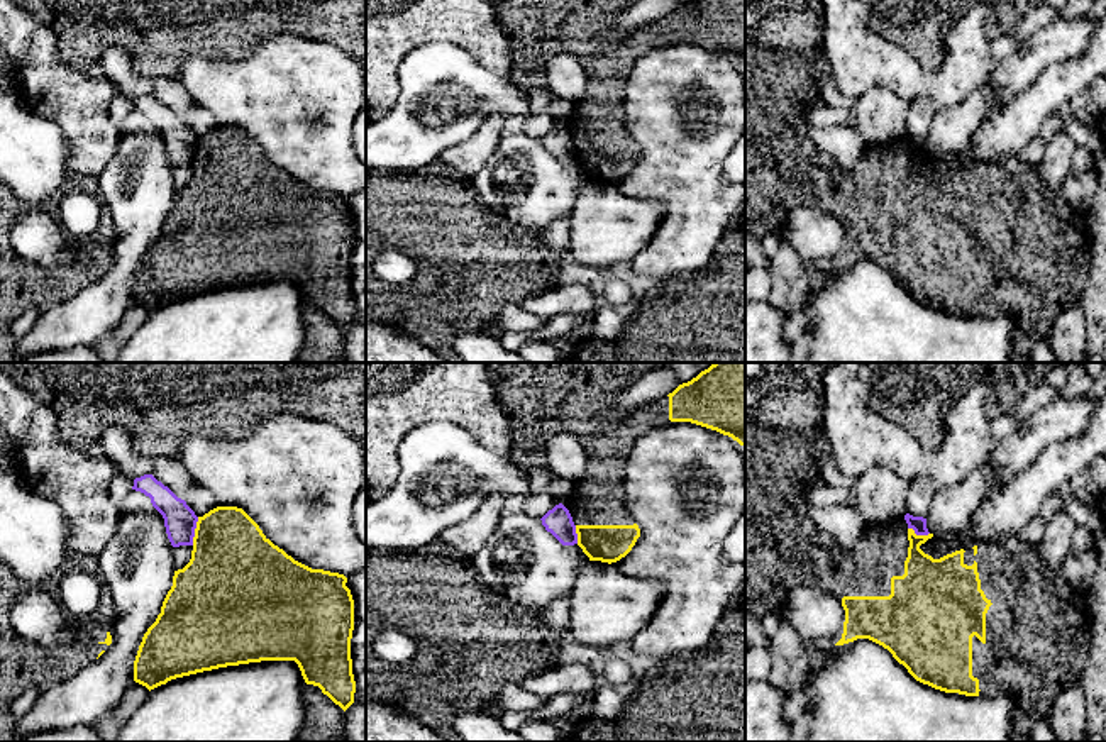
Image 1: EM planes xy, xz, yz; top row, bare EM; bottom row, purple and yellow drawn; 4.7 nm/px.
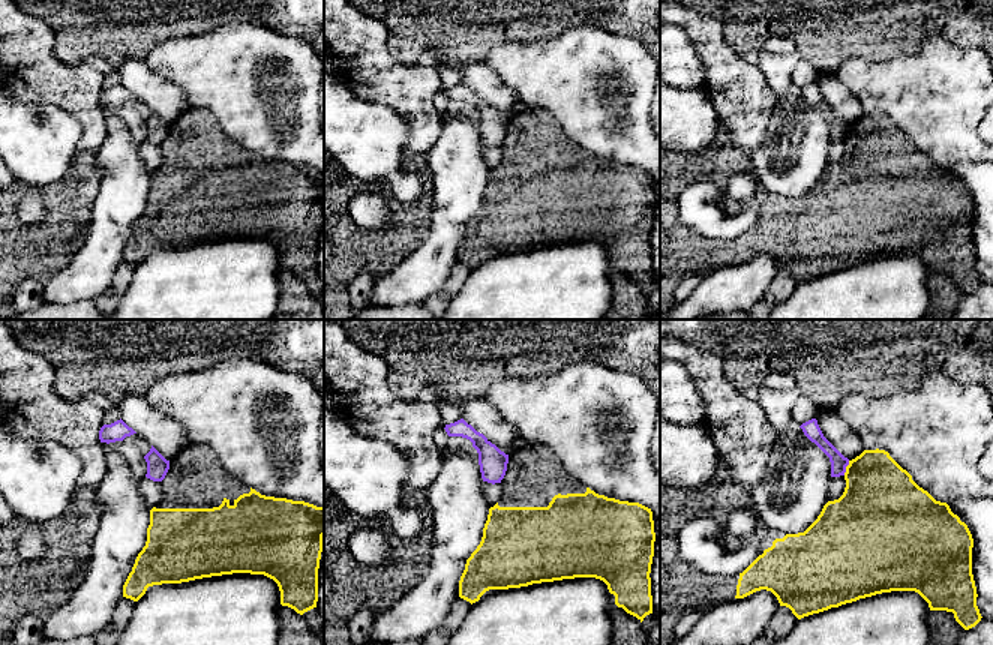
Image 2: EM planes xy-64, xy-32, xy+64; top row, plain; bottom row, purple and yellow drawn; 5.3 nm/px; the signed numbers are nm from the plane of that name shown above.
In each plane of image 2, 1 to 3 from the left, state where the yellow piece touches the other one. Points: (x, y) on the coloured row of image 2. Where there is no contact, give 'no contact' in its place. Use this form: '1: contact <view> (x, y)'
1: no contact
2: no contact
3: contact xy+64 (845, 468)

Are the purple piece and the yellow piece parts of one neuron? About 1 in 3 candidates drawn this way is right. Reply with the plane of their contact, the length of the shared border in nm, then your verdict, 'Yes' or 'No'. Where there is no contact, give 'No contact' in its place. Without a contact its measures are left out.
Touches purple in xy. Shared border 140 nm. No

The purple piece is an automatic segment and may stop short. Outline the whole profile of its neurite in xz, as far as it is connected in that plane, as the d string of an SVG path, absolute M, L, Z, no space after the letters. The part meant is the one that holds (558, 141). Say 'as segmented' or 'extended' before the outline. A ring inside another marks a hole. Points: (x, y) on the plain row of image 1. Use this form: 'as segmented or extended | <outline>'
as segmented | M562 124L549 130L540 141L545 151L550 152L562 166L578 164L576 146L569 130Z

